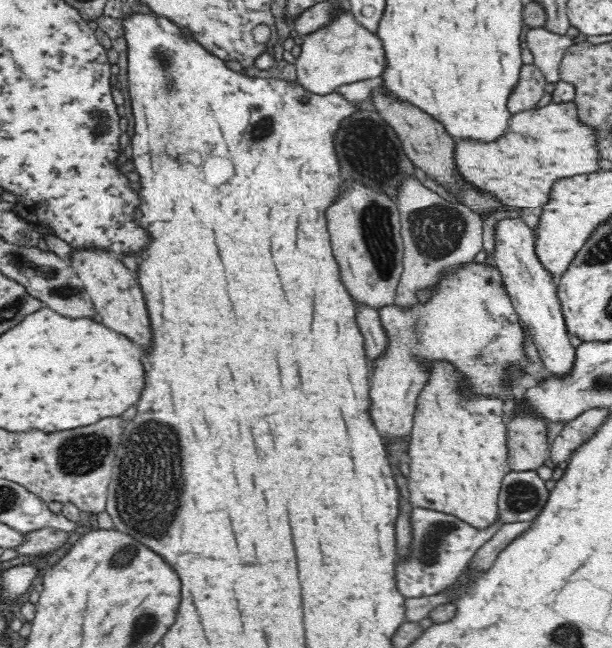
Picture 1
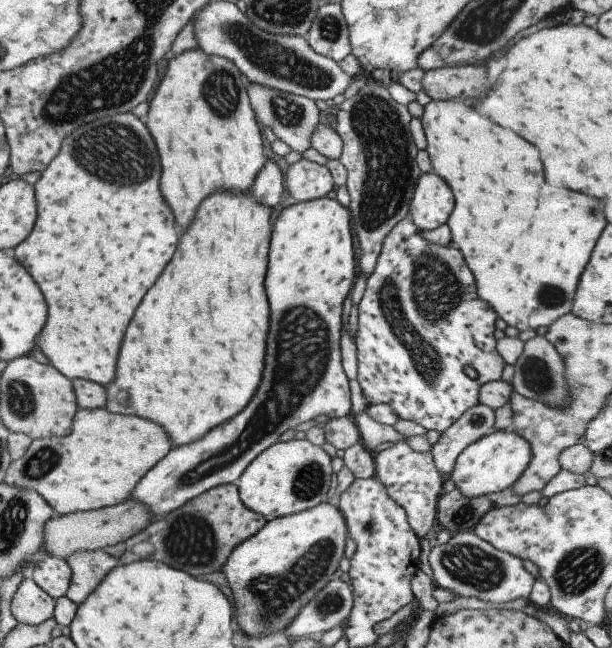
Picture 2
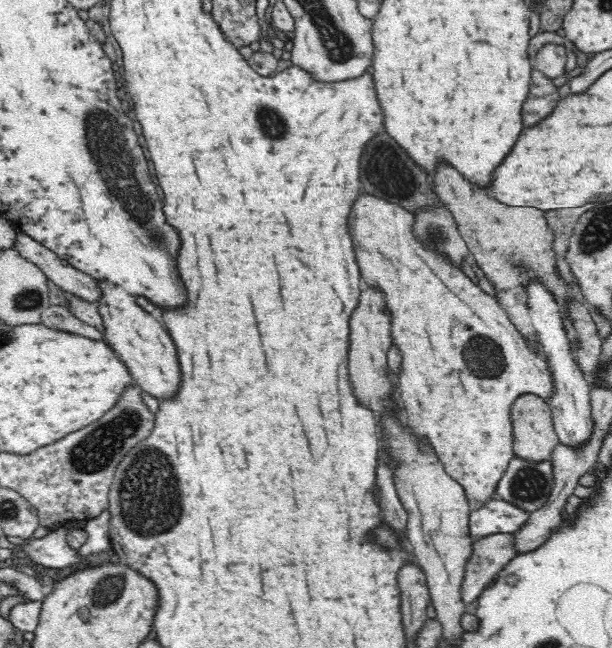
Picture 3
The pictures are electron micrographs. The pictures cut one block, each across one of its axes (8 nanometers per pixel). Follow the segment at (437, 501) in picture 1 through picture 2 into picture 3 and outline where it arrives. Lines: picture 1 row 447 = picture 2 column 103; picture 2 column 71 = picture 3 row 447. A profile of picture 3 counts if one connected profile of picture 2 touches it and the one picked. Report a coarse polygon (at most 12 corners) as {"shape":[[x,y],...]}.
{"shape":[[362,192],[409,433],[483,506],[553,391],[496,299]]}

